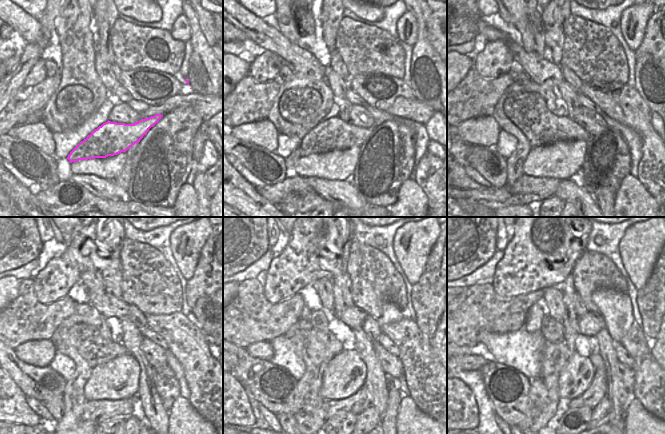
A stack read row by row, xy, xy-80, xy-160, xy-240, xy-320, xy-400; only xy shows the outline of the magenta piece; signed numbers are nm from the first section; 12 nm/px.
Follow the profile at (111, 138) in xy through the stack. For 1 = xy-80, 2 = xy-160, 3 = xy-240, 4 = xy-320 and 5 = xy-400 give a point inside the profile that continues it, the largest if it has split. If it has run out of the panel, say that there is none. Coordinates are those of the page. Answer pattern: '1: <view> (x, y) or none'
1: xy-80 (332, 134)
2: xy-160 (549, 129)
3: xy-240 (100, 352)
4: xy-320 (320, 355)
5: xy-400 (556, 356)

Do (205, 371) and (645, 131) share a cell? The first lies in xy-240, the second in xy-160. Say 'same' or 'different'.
same

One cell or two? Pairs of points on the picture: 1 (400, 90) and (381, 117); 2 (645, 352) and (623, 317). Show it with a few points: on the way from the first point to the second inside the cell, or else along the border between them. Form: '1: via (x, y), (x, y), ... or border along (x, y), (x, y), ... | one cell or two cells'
1: border along (367, 103), (385, 111) | two cells
2: border along (634, 320), (630, 329), (619, 342) | two cells

